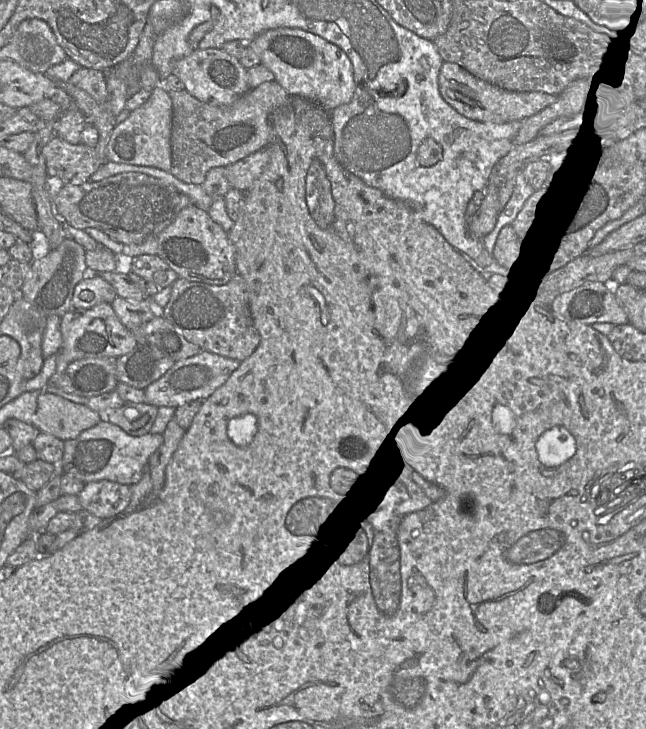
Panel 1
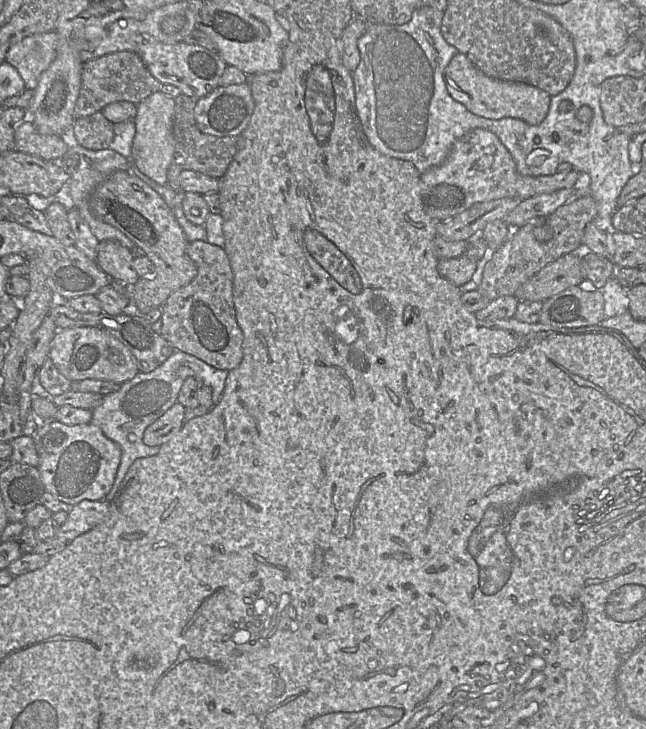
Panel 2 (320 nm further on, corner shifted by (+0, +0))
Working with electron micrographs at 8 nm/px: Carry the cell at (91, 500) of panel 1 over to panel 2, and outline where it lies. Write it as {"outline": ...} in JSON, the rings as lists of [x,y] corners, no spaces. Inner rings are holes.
{"outline":[[[82,500],[70,508],[67,520],[59,528],[55,537],[70,542],[94,529],[107,519],[109,507],[110,503],[106,500]]]}

